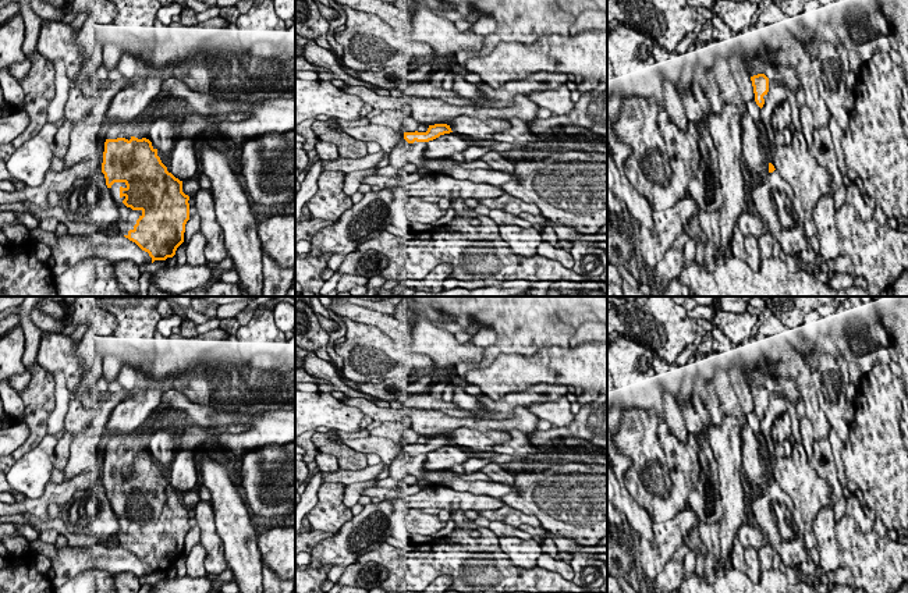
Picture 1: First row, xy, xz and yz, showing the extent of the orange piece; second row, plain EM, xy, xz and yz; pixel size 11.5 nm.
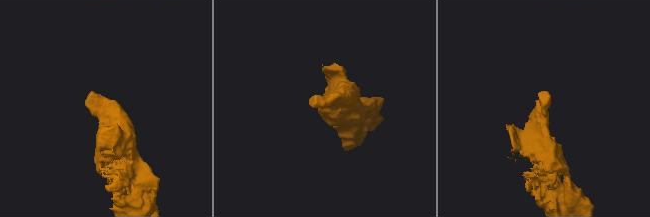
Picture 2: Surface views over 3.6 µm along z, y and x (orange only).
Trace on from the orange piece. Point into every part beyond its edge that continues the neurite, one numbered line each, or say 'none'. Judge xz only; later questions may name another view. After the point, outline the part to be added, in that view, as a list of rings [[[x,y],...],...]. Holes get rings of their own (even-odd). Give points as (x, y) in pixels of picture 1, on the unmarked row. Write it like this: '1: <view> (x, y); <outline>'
1: xz (387, 450); [[[377,436],[363,438],[336,438],[338,443],[345,444],[354,451],[363,454],[376,454],[384,465],[391,465],[400,452],[404,452],[404,444],[396,444],[391,440]]]

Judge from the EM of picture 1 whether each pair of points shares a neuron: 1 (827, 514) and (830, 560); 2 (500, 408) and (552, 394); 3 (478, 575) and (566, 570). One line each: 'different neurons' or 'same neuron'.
1: same neuron
2: same neuron
3: different neurons

